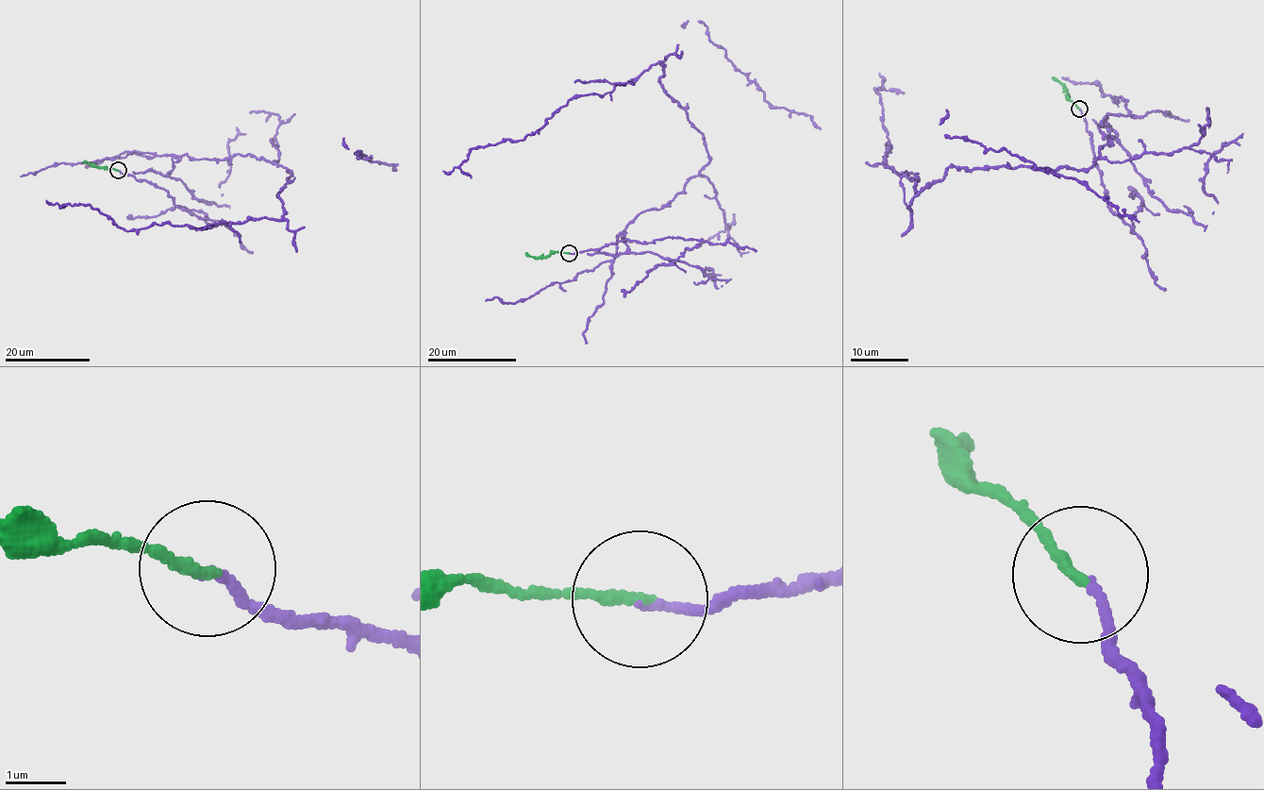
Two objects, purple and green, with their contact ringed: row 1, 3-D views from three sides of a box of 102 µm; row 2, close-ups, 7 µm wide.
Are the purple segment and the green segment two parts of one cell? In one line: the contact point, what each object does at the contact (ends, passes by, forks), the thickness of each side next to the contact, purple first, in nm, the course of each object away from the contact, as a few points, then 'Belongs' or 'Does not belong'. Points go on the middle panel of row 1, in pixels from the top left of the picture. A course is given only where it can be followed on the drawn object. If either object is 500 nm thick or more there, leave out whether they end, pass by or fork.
Place: (569, 253). At the ring purple ends. At the ring green ends. Thickness 140 nm (purple) against 180 nm. Course of purple: (569, 253), (626, 251), (624, 226), (662, 209), (709, 160), (659, 80), (660, 62), (443, 171). Course of green: (569, 253), (552, 252), (540, 258), (531, 257), (524, 253). Belongs

